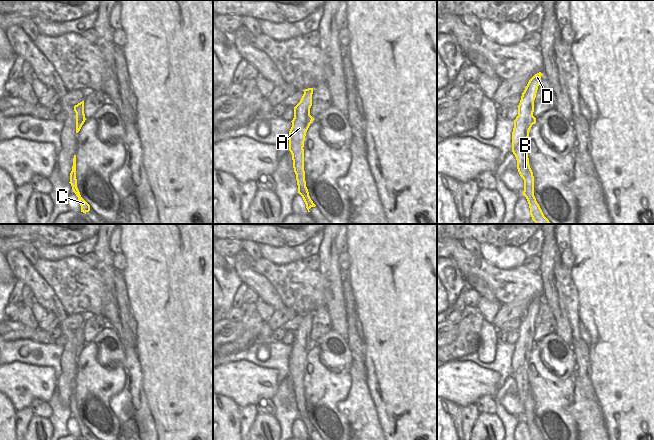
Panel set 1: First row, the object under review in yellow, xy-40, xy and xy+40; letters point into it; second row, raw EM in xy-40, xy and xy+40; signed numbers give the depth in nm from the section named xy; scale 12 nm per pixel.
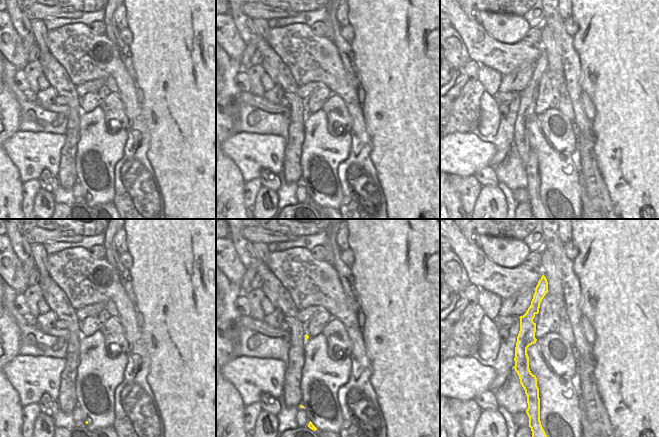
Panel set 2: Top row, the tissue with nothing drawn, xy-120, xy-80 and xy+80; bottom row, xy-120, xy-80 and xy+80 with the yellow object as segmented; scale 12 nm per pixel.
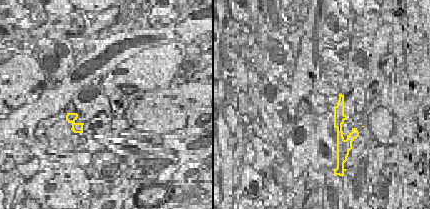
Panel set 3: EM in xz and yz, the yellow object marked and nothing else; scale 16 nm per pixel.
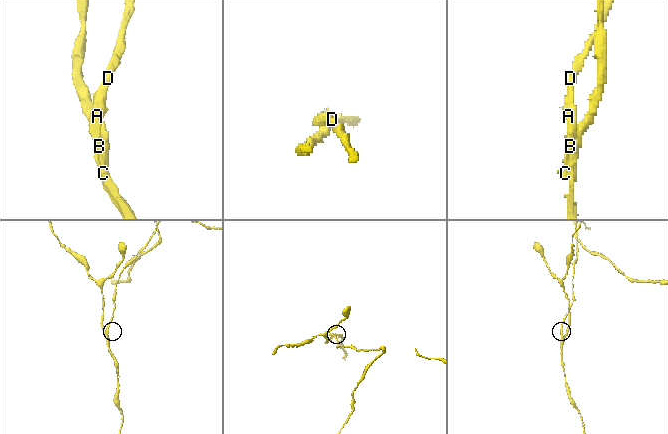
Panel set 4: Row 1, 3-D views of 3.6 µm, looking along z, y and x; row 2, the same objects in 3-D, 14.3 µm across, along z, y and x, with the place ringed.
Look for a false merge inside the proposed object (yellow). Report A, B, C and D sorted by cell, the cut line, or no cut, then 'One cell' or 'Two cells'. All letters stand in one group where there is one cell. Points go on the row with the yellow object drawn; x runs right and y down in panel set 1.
Groups: A D / B C. Split along xy+40 (526, 144), (523, 146), (518, 145), (512, 151). Two cells

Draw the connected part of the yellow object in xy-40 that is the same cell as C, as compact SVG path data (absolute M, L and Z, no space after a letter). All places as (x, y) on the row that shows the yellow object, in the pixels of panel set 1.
M74 155L73 158L73 166L72 166L72 171L70 173L70 182L69 182L72 186L72 190L73 192L76 194L76 196L78 197L78 200L80 202L80 206L81 206L81 212L83 213L87 213L90 211L90 205L81 197L80 192L77 188L77 179L76 179L76 155Z

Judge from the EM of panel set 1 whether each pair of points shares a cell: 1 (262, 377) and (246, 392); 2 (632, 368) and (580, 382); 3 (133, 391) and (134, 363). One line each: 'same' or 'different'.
1: same
2: different
3: same

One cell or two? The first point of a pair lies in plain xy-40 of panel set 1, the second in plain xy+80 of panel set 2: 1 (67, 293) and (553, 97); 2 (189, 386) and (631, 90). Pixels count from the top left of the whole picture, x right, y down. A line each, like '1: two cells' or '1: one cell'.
1: two cells
2: one cell

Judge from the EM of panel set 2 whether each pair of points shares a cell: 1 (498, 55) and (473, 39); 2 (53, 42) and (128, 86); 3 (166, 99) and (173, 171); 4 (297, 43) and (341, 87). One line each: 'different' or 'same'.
1: same
2: same
3: same
4: same

